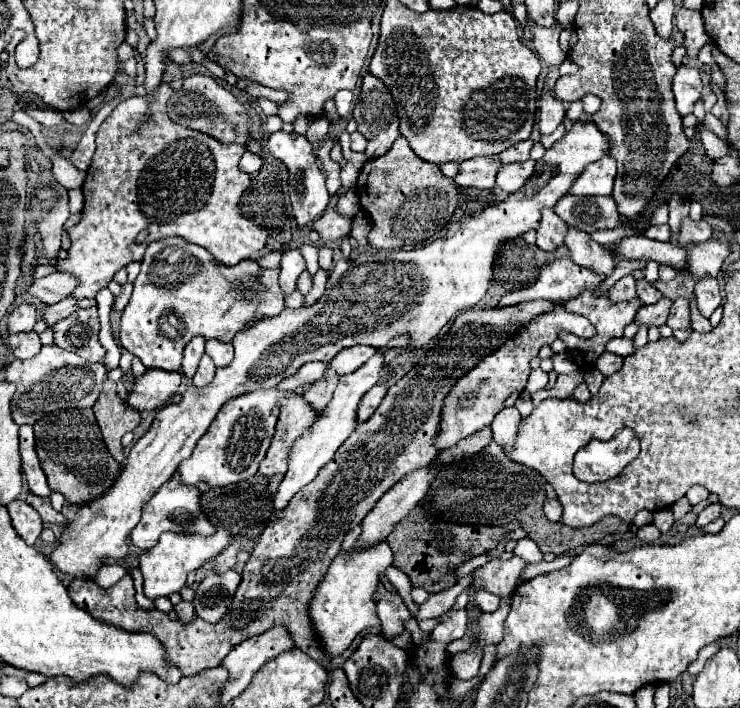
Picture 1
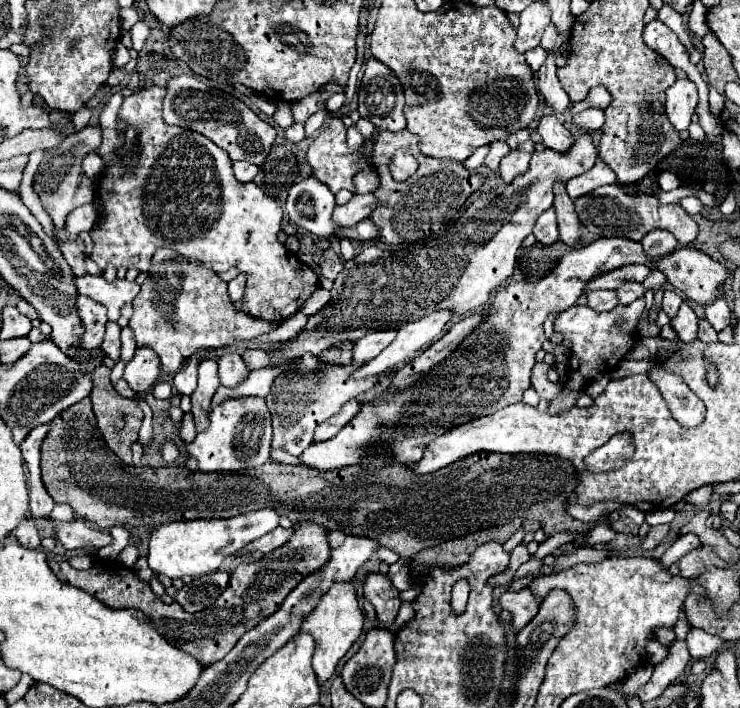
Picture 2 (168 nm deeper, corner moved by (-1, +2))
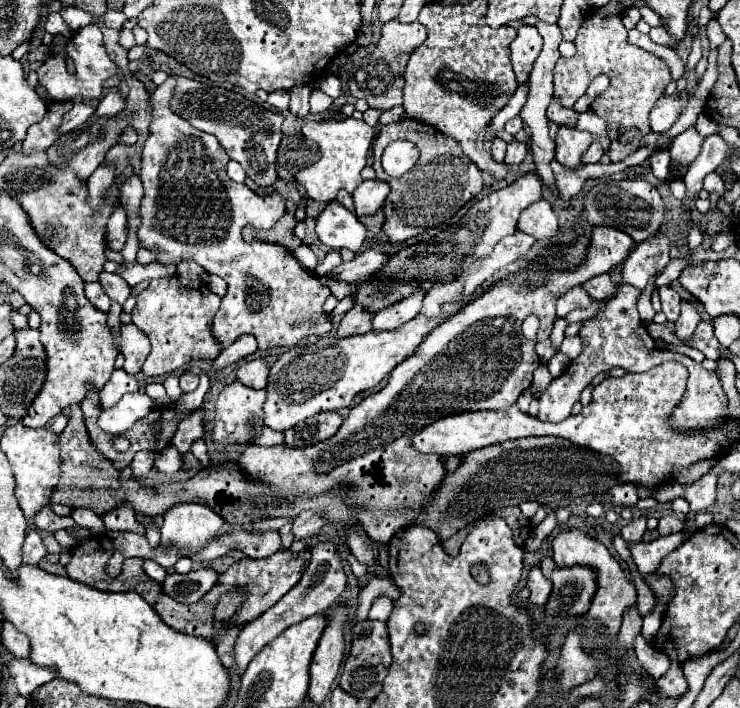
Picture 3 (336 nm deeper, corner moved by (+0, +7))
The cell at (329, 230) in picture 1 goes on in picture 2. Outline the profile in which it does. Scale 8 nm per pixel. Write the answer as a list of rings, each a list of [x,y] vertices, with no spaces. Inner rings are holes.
[[[355,194],[351,200],[353,202],[335,206],[335,210],[333,210],[333,222],[337,222],[337,226],[341,226],[341,228],[351,228],[357,222],[365,220],[377,204],[373,194],[363,194],[363,196]]]

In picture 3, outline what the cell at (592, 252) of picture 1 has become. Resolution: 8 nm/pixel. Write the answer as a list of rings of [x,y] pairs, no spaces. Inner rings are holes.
[[[538,21],[534,25],[538,29],[538,33],[542,35],[544,39],[544,49],[542,53],[538,55],[536,63],[534,63],[534,69],[530,73],[530,79],[528,79],[528,97],[526,97],[526,103],[524,107],[520,109],[520,117],[524,121],[524,125],[528,127],[528,135],[530,135],[530,151],[532,151],[532,159],[534,159],[534,165],[536,165],[536,171],[538,175],[542,177],[544,183],[548,183],[552,187],[552,191],[556,191],[554,187],[554,175],[552,175],[552,169],[550,169],[550,161],[554,159],[554,141],[550,137],[550,127],[548,127],[548,119],[546,119],[546,109],[552,101],[552,69],[556,65],[556,61],[560,59],[560,53],[558,53],[558,45],[562,41],[562,35],[560,35],[560,29],[558,25],[548,25],[548,23],[542,23]]]

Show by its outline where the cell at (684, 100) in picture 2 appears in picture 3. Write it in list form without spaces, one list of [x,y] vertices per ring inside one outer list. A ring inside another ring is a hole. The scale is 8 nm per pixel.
[[[682,93],[680,97],[676,97],[676,95],[660,97],[650,111],[650,129],[654,133],[668,131],[674,125],[674,121],[678,119],[686,101],[688,101],[688,93]]]

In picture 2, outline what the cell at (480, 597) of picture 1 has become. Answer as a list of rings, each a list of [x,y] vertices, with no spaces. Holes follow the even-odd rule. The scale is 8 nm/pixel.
[[[523,588],[519,592],[505,592],[499,596],[499,606],[507,612],[511,612],[513,620],[511,626],[519,632],[521,628],[525,628],[525,624],[537,614],[539,602],[533,598],[533,594],[529,592],[529,588]]]

